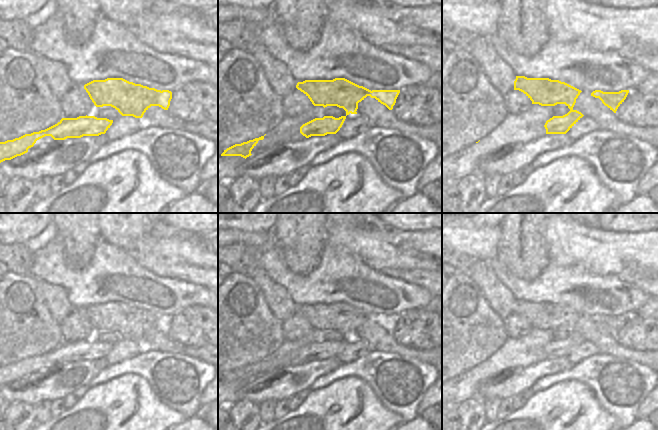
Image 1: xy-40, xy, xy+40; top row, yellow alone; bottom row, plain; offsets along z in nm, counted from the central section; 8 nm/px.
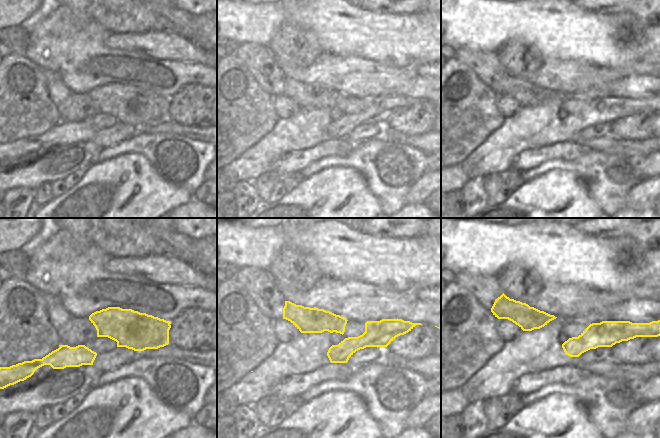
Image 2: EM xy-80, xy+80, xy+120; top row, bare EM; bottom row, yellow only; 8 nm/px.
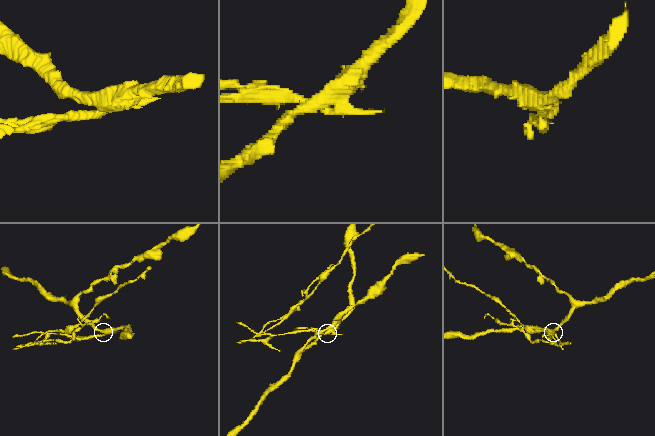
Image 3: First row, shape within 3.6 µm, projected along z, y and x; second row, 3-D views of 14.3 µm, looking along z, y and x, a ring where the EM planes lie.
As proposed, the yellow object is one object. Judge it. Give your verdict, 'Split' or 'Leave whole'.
Split

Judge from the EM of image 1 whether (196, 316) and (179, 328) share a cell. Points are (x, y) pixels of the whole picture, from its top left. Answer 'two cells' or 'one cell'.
one cell

